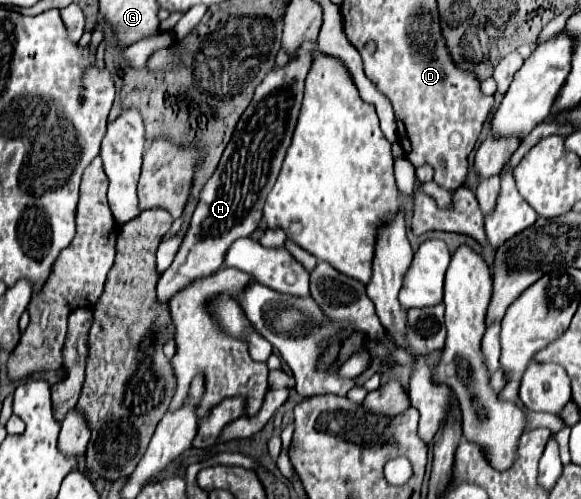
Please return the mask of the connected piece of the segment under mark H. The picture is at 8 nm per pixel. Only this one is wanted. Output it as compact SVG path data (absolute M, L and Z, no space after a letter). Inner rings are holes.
M303 44L297 58L279 70L271 70L255 88L253 100L239 118L231 142L227 144L215 172L201 190L199 204L193 212L187 234L175 254L173 264L157 282L157 302L167 304L177 292L203 280L223 266L223 256L237 238L251 236L263 218L263 204L271 192L281 162L291 144L297 122L303 82L309 72L309 62L315 44Z

